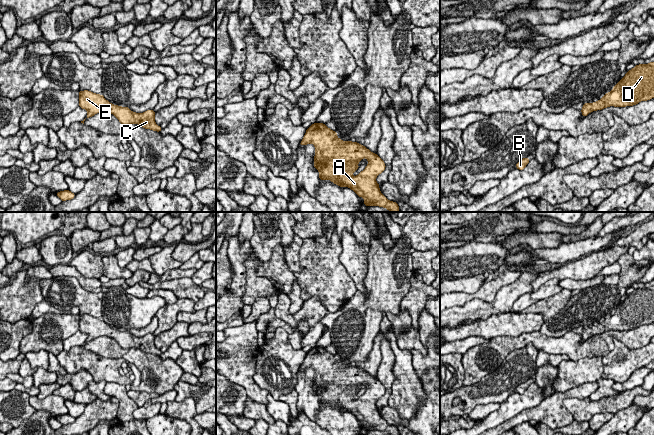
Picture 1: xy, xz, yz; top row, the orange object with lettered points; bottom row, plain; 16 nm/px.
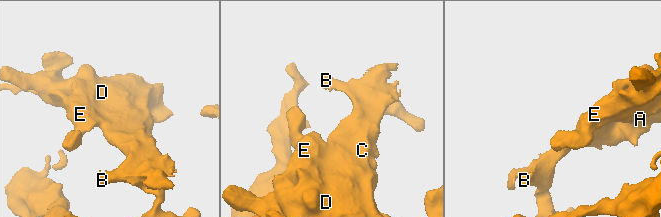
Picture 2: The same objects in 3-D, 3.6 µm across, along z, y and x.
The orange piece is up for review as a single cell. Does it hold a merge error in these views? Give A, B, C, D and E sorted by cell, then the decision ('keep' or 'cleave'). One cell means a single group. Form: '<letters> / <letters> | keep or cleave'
A B C D E | keep

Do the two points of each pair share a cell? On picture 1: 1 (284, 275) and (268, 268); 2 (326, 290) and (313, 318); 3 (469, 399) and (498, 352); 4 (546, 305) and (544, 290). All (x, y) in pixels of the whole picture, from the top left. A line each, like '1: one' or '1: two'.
1: one
2: two
3: two
4: two

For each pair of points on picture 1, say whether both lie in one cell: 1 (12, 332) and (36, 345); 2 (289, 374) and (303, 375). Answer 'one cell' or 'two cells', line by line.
1: two cells
2: two cells

